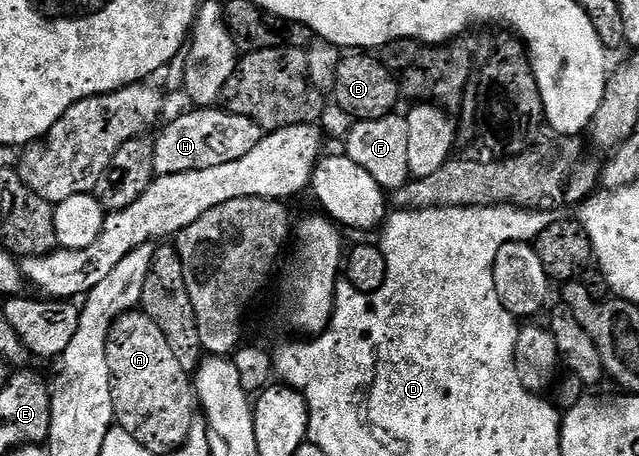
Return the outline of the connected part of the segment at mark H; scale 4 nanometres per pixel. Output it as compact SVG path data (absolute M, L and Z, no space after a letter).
M202 110L191 112L174 120L162 133L154 146L154 175L176 176L185 172L200 172L236 162L258 145L260 139L259 125L245 116L227 114L225 111Z

